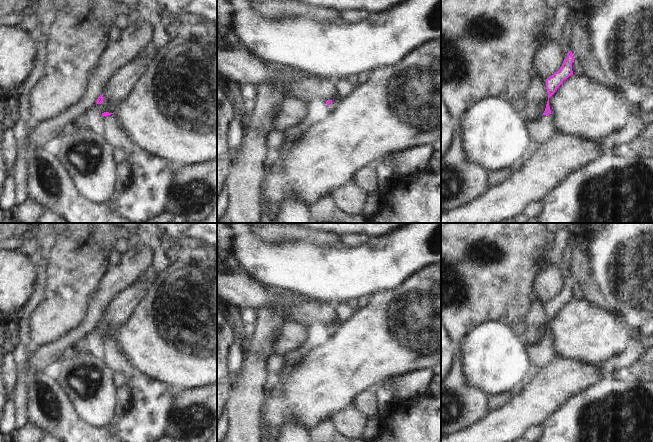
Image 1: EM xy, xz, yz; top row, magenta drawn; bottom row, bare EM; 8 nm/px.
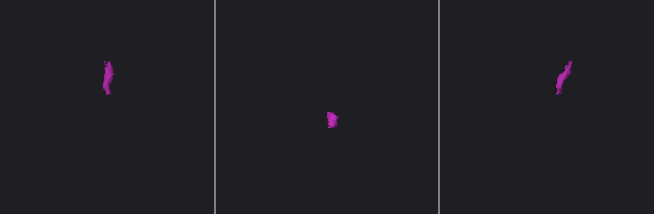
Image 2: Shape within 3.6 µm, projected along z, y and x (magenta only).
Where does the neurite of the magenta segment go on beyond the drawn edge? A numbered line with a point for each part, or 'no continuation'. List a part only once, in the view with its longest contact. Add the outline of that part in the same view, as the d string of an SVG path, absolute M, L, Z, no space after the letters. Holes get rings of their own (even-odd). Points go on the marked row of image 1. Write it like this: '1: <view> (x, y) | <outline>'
1: xy (114, 134) | M114 114L104 116L102 117L102 122L104 124L103 137L105 141L113 148L121 148L128 156L131 155L135 147L126 135L117 117Z
2: yz (564, 50) | M560 39L560 40L558 41L558 43L560 44L563 57L564 57L564 59L566 59L566 58L567 58L567 53L568 53L568 51L567 51L566 46L565 46L564 43L563 43L563 39Z

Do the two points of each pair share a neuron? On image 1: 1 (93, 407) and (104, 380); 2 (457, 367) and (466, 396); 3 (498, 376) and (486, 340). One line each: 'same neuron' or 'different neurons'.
1: same neuron
2: same neuron
3: same neuron

